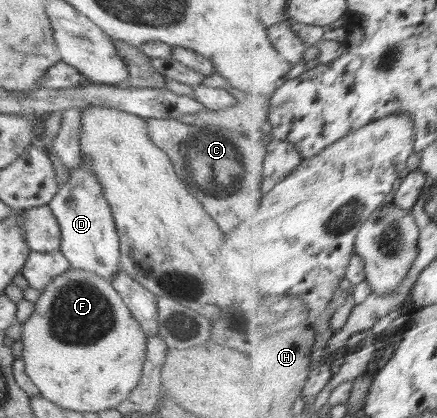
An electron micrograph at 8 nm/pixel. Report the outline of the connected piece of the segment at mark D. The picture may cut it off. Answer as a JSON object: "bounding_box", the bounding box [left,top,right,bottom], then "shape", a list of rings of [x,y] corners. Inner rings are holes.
{"bounding_box":[48,162,120,283],"shape":[[[82,162],[77,170],[69,173],[69,181],[59,187],[57,194],[48,206],[58,220],[61,231],[60,251],[70,262],[72,269],[88,271],[102,277],[108,283],[114,274],[120,271],[120,250],[117,227],[112,217],[112,210],[102,193],[102,184],[94,170]]]}

